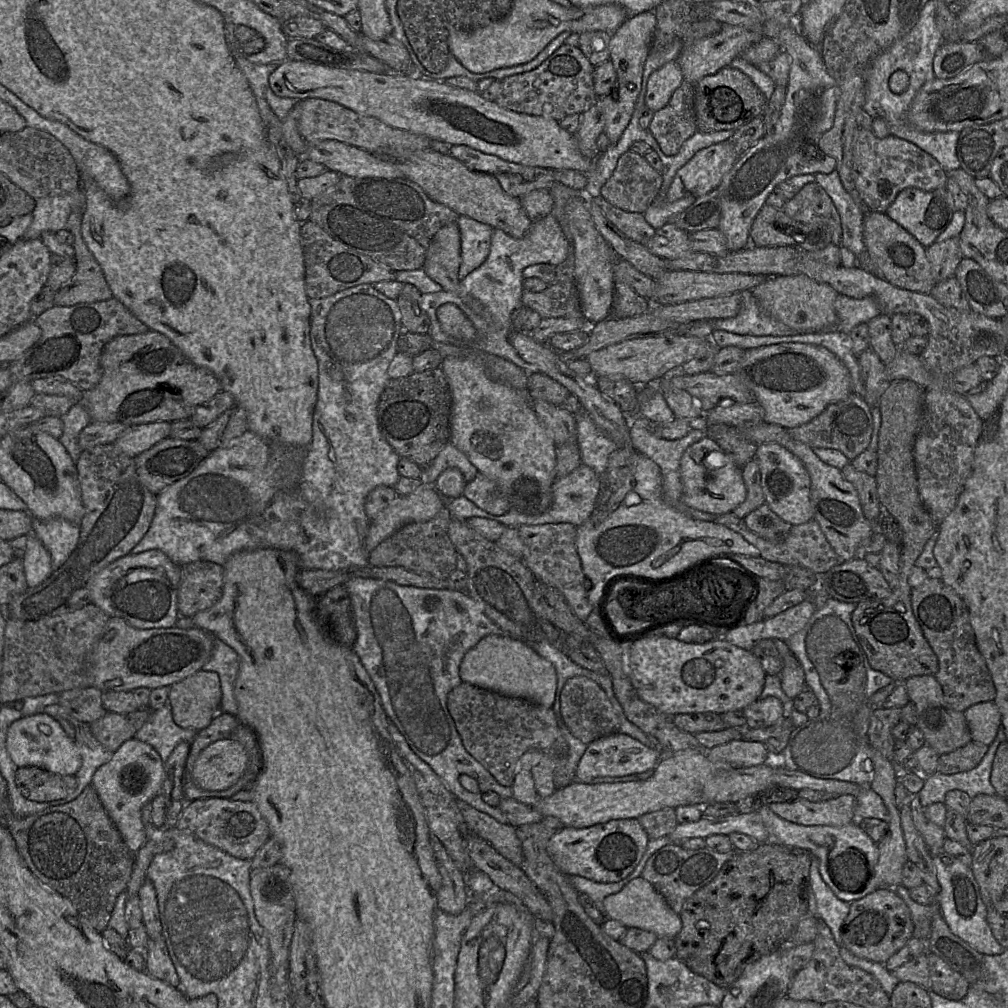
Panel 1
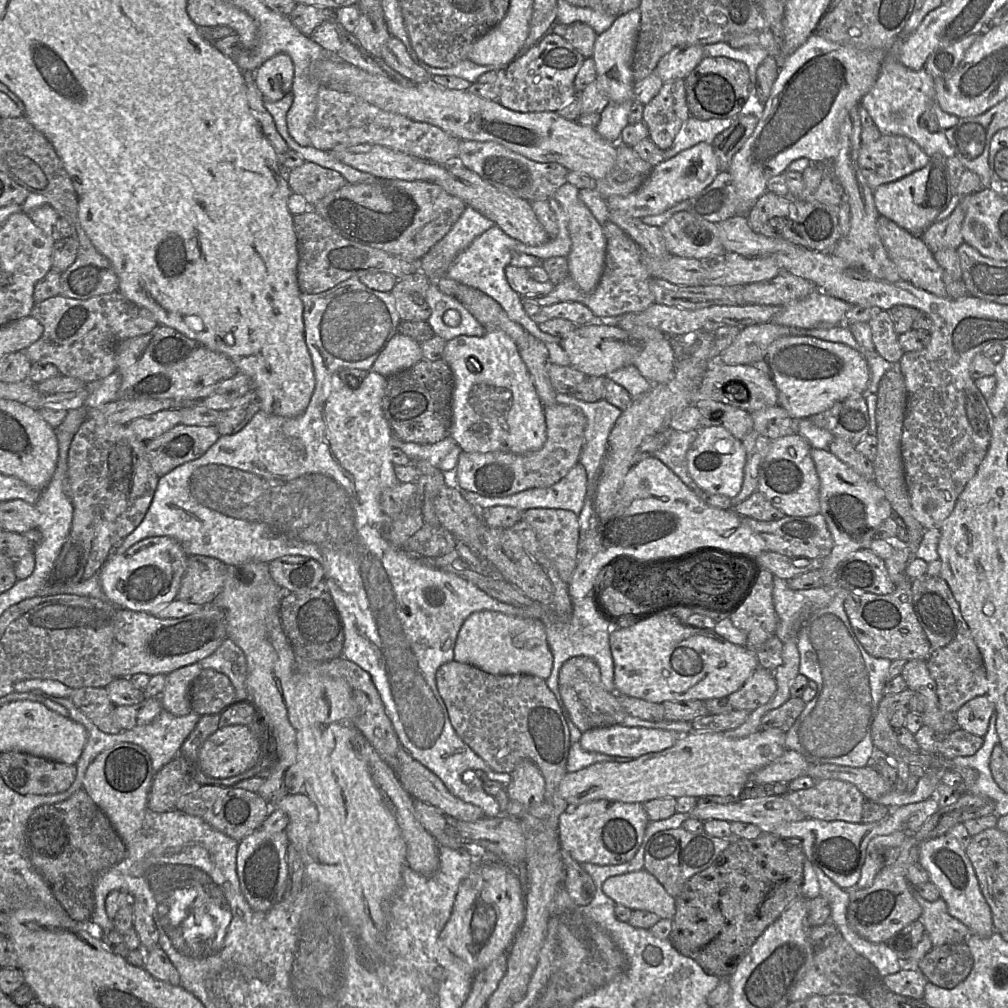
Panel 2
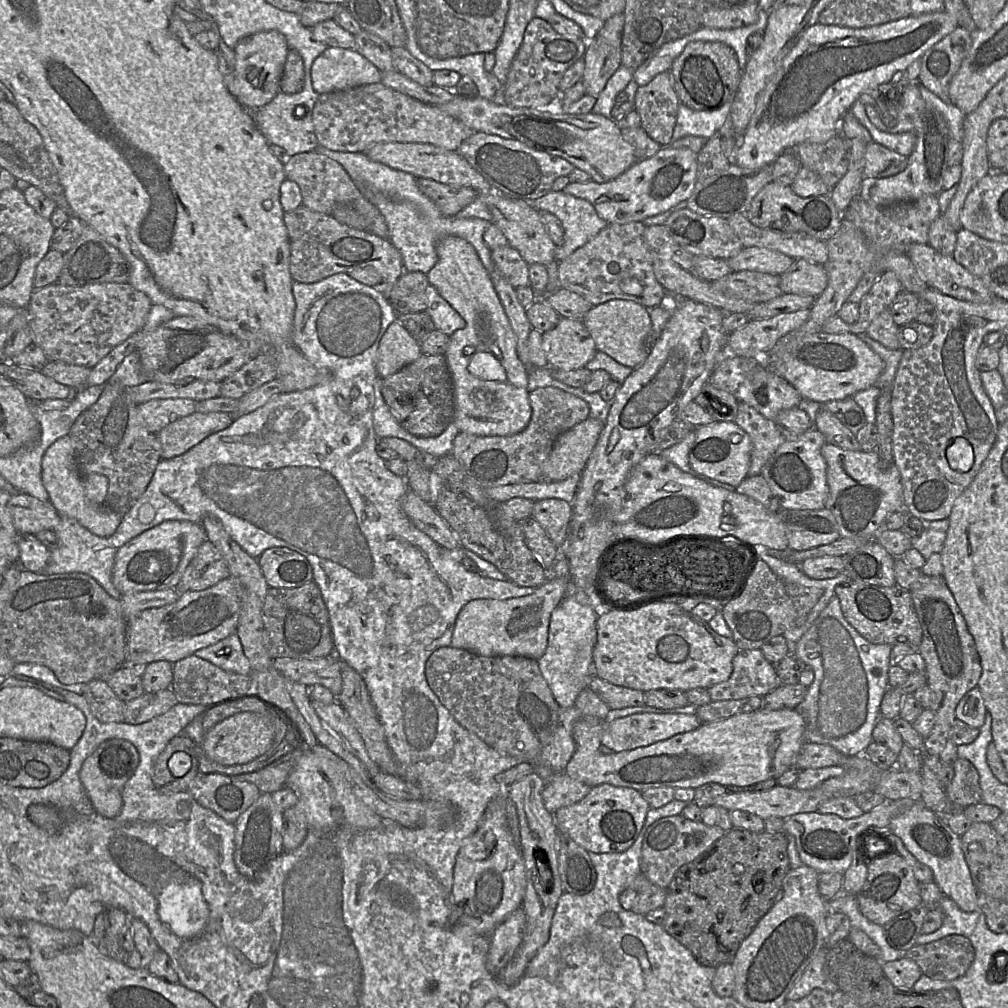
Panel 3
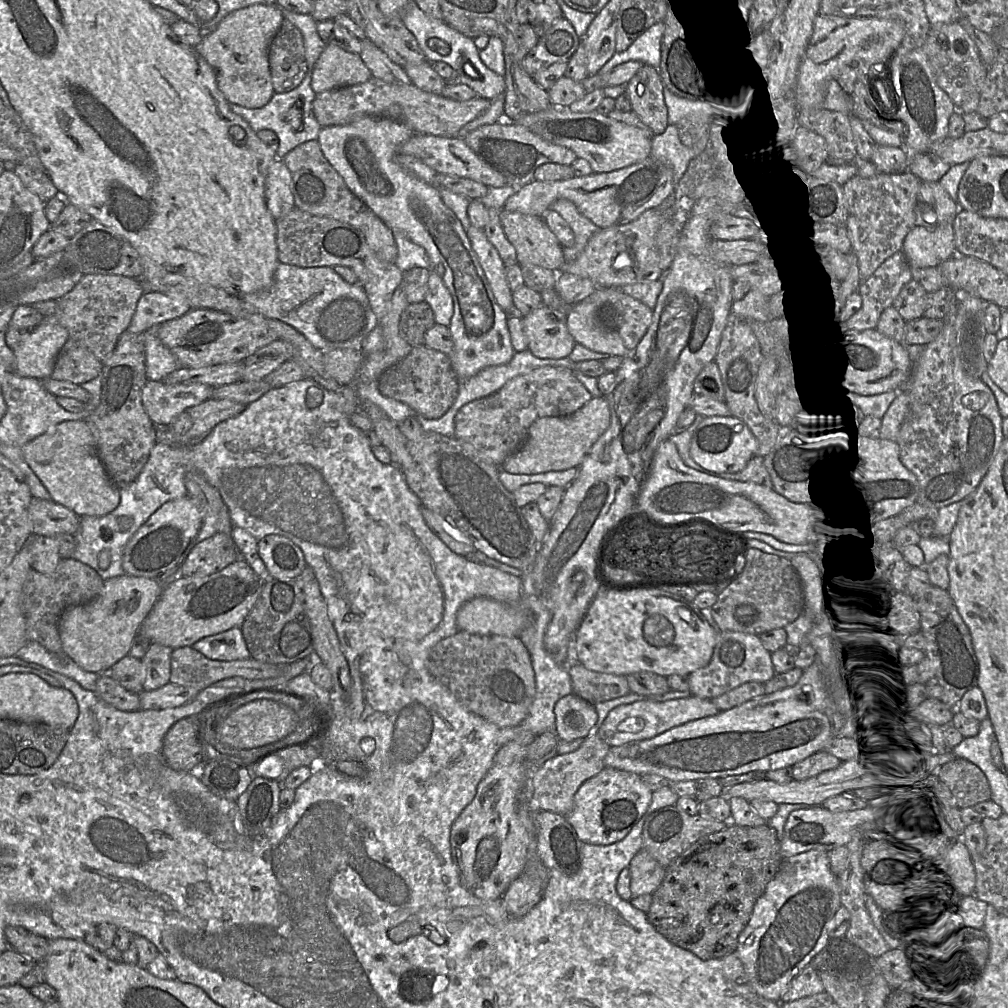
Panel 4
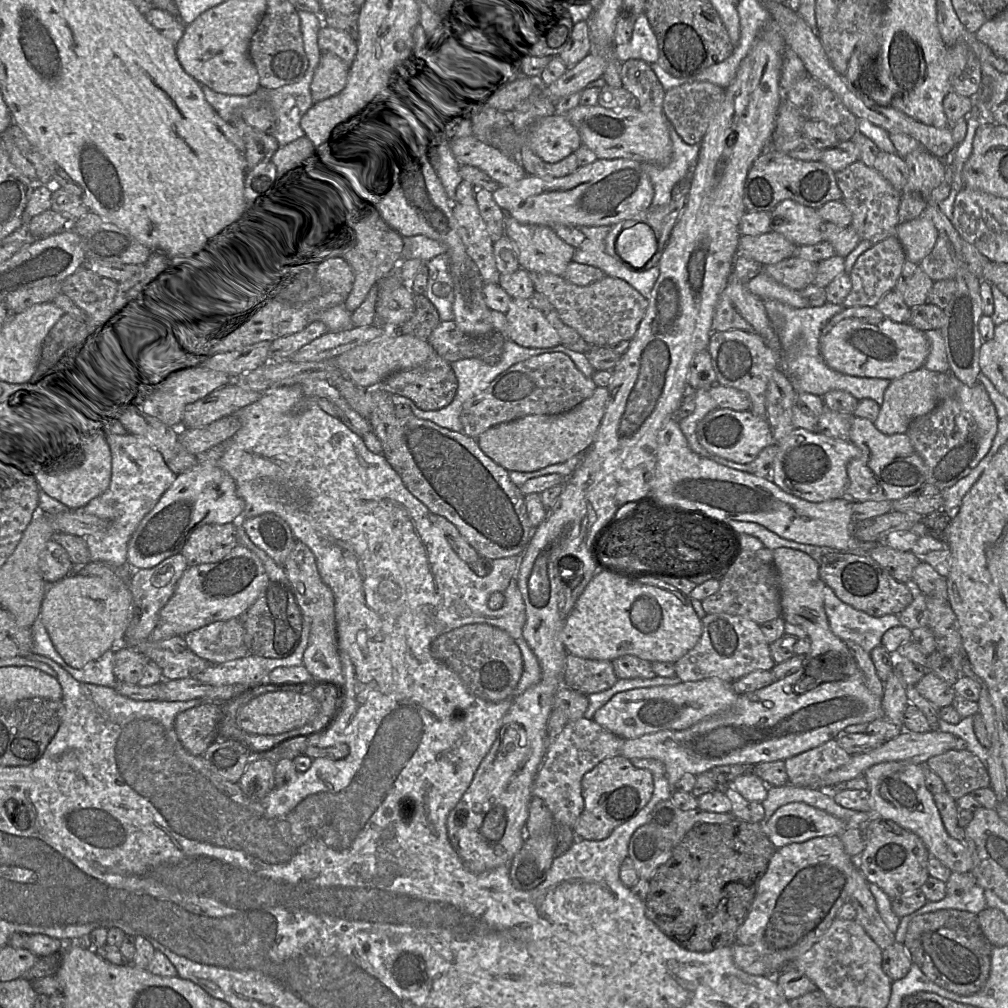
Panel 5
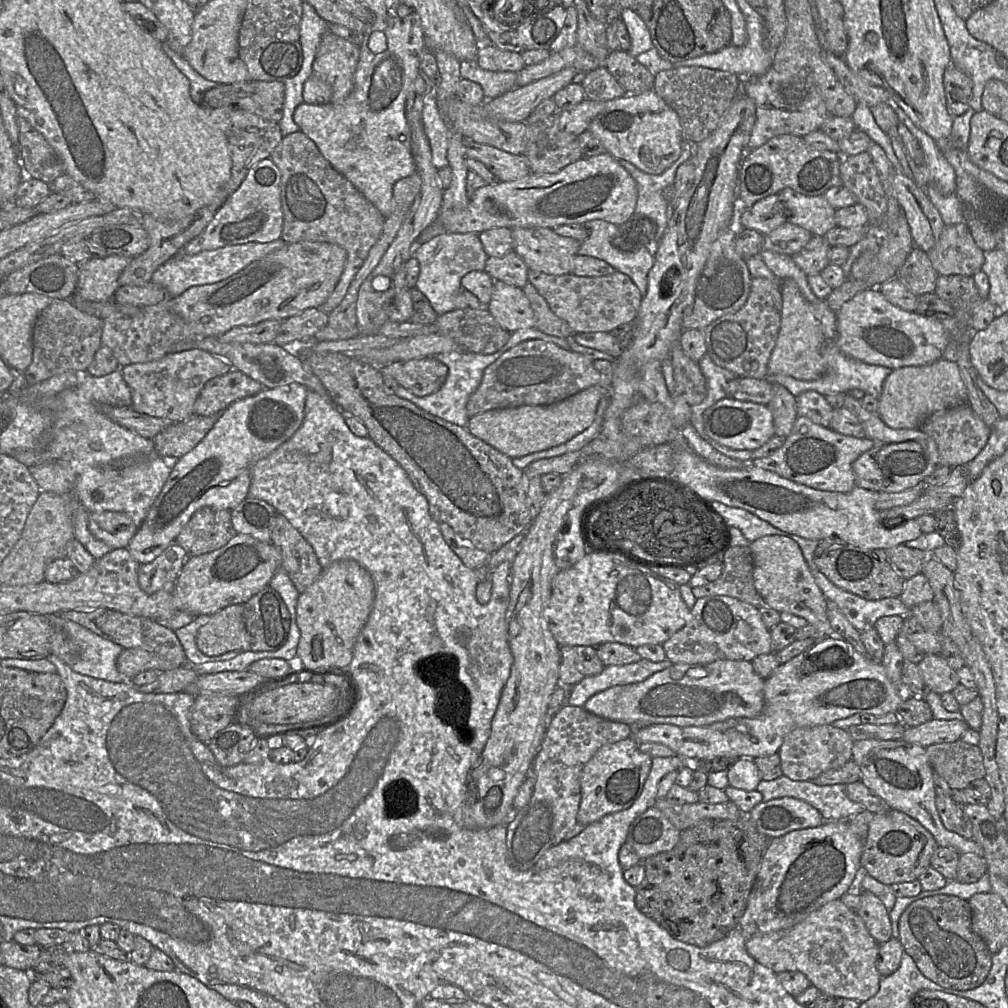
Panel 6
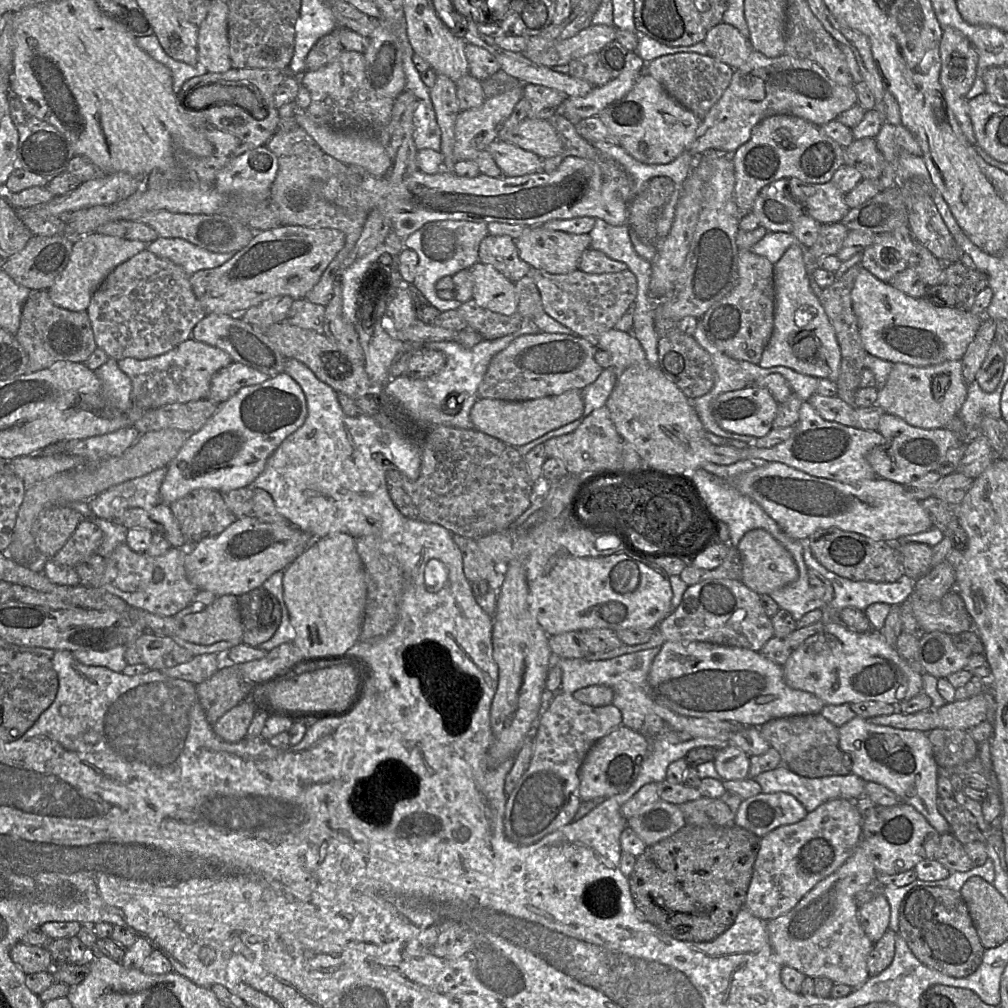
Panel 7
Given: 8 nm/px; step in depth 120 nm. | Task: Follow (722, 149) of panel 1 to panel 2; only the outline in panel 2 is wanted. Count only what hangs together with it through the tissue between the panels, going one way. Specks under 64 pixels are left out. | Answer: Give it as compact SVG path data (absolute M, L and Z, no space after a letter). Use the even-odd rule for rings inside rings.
M701 142L653 166L643 184L635 192L627 196L607 198L607 207L608 210L621 210L639 219L658 215L675 204L700 193L713 182L720 171L711 143Z

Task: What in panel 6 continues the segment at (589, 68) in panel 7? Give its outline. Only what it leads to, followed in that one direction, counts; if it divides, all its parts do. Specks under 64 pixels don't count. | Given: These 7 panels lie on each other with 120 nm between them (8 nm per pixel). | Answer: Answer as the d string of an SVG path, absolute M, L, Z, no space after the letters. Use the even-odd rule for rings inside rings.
M605 65L581 74L576 81L583 86L586 98L597 102L609 102L627 94Z

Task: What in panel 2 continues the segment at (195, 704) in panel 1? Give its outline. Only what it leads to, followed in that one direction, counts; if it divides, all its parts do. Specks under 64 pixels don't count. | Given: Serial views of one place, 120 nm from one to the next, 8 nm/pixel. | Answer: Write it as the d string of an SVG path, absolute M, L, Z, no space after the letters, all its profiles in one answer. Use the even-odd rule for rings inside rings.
M194 663L165 675L165 686L160 695L165 711L175 716L184 716L192 711L190 690L201 670L199 663Z

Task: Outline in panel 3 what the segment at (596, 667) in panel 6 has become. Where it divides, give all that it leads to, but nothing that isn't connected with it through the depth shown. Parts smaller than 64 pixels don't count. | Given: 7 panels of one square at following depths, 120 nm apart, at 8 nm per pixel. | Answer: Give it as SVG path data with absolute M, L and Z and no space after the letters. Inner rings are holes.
M596 675L590 678L587 687L595 692L610 709L645 705L643 692L611 684Z

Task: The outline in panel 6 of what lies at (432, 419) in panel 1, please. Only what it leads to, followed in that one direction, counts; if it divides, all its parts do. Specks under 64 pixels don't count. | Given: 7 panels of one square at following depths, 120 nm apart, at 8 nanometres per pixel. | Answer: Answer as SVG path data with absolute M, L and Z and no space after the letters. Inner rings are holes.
M435 357L397 361L381 368L382 375L392 376L416 396L437 392L445 383L448 367Z

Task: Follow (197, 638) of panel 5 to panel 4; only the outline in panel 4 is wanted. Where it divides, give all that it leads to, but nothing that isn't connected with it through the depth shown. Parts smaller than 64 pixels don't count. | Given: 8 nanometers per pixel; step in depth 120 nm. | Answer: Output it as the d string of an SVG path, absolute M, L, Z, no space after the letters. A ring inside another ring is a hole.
M241 628L204 637L192 647L205 657L219 661L247 660L251 658Z

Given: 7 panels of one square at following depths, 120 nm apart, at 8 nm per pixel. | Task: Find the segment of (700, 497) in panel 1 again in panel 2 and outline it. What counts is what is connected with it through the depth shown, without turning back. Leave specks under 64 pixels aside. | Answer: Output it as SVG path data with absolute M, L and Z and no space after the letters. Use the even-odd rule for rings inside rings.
M722 426L700 428L697 439L687 452L688 473L695 483L710 494L729 498L736 497L741 491L745 462L746 450L743 442Z

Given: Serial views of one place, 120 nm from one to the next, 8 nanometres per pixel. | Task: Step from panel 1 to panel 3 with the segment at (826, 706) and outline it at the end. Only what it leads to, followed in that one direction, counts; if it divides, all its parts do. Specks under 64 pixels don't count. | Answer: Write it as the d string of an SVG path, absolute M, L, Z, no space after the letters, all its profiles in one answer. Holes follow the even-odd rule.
M833 596L828 605L821 611L819 616L812 623L810 628L800 638L795 648L794 653L796 656L807 666L809 666L813 673L814 679L812 684L807 688L804 701L796 708L802 715L805 721L805 742L816 744L827 744L835 748L842 754L852 757L863 755L866 748L873 741L872 733L873 729L880 718L881 703L886 691L889 688L888 684L888 671L890 668L890 655L892 652L892 645L889 644L873 644L862 637L845 619L839 598Z

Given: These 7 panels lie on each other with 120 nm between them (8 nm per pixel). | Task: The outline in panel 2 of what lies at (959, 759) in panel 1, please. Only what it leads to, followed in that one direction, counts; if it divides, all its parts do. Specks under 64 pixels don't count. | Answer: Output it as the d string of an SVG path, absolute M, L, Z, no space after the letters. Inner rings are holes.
M961 728L955 729L946 737L941 737L938 740L937 735L937 753L948 760L952 760L959 756L971 756L974 755L983 745L983 738L977 735L974 735L970 732L967 732Z

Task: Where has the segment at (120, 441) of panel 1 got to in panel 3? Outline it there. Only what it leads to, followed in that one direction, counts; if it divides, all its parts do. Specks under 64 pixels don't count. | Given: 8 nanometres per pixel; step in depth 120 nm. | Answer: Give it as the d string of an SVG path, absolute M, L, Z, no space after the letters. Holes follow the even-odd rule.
M188 398L153 399L139 406L139 413L147 429L158 434L179 418L195 412L197 402Z

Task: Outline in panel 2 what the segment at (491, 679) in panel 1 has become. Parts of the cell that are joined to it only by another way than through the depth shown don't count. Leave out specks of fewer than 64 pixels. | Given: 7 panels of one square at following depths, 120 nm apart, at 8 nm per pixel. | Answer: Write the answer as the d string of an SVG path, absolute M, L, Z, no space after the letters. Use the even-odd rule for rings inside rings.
M489 610L473 612L463 622L454 646L454 660L493 675L527 674L544 681L553 666L546 625L542 621Z

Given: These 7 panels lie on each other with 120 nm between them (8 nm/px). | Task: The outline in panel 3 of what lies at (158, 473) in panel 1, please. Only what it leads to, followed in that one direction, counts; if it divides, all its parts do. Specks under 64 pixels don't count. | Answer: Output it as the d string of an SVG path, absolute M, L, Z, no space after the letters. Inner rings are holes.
M225 412L194 413L179 418L164 427L158 434L161 459L184 454L211 434L222 431L233 421Z

